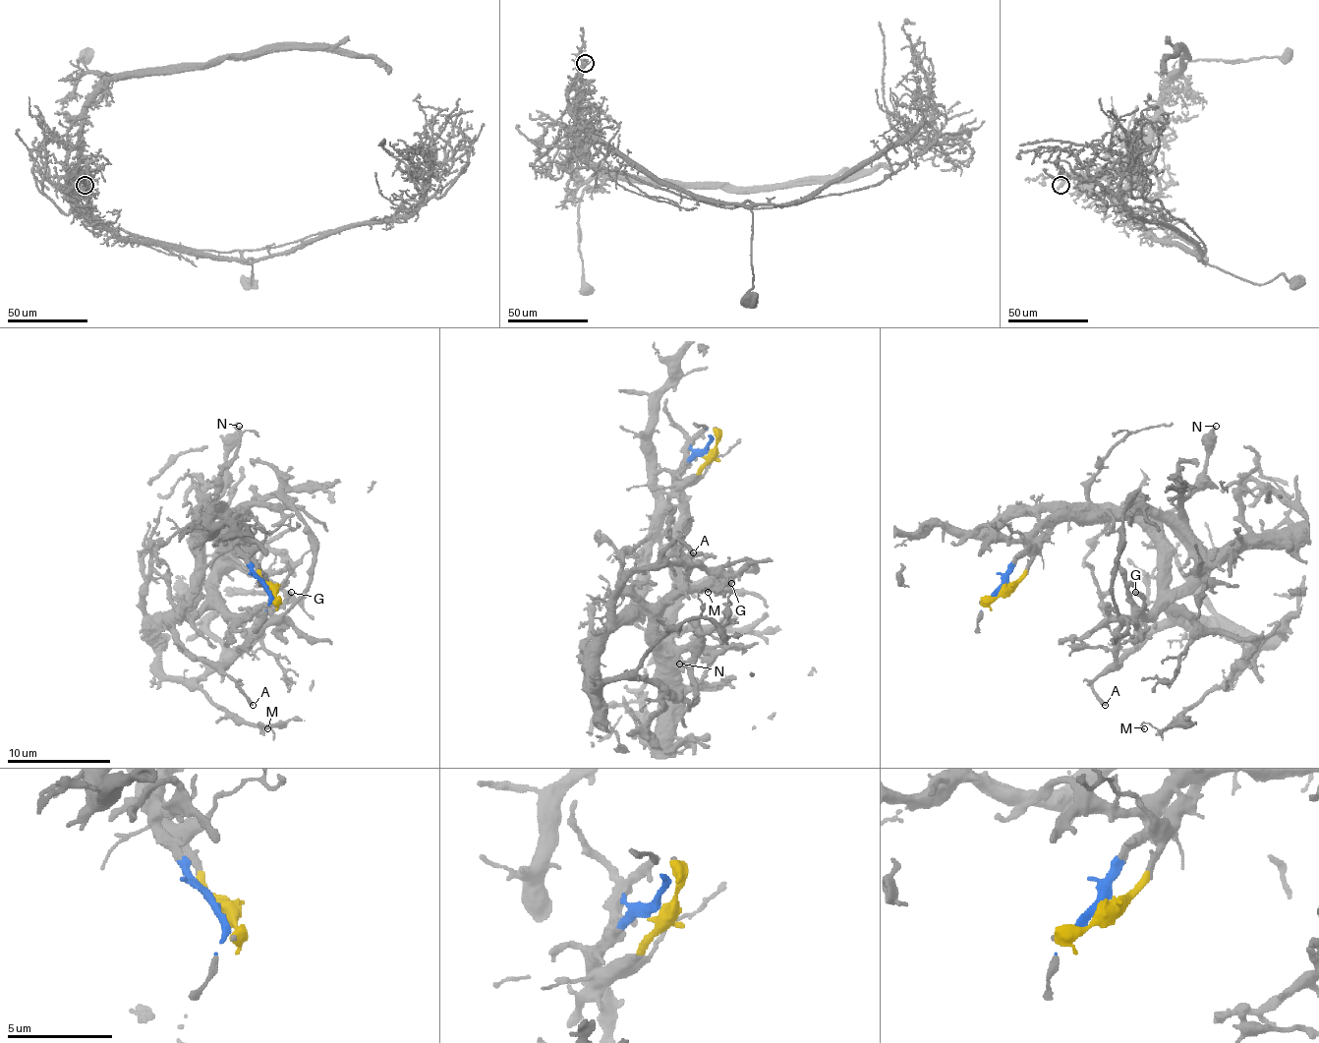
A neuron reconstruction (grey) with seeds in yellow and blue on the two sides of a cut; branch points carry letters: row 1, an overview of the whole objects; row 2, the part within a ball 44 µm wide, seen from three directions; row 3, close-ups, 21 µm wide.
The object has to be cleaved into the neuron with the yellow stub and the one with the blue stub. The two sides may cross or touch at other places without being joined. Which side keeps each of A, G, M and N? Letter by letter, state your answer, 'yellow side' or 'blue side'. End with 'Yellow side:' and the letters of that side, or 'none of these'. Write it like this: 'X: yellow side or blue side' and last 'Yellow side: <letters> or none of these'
A: yellow side
G: blue side
M: yellow side
N: yellow side
Yellow side: A, M, N

